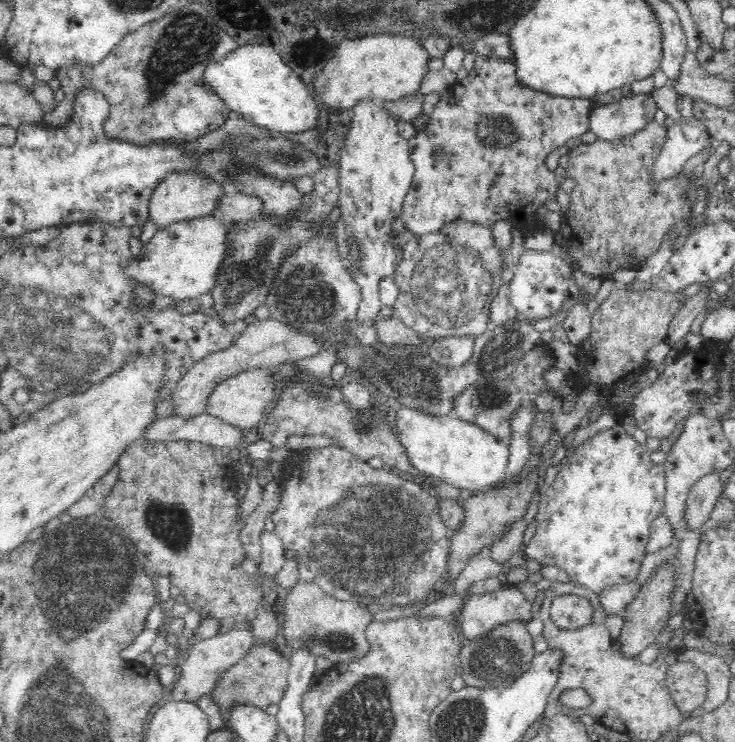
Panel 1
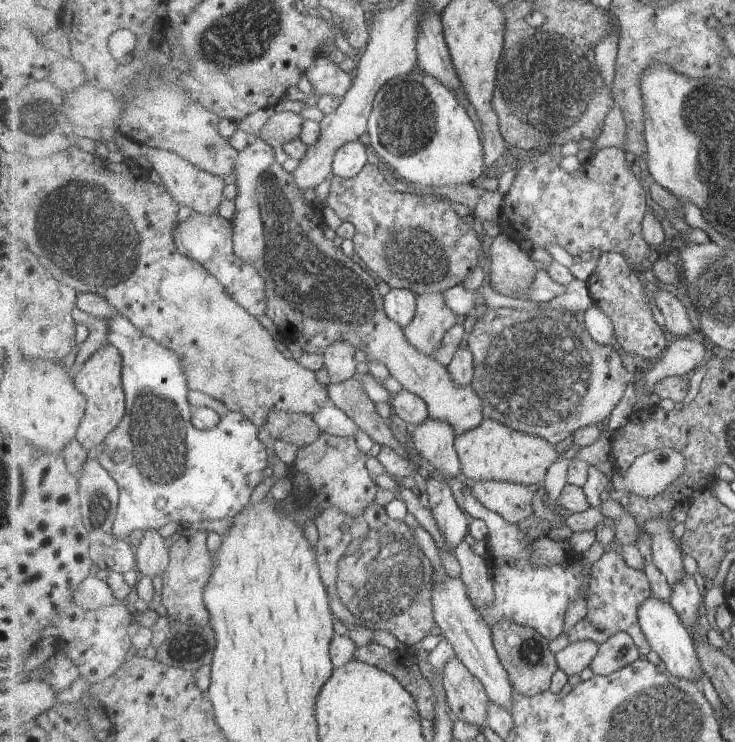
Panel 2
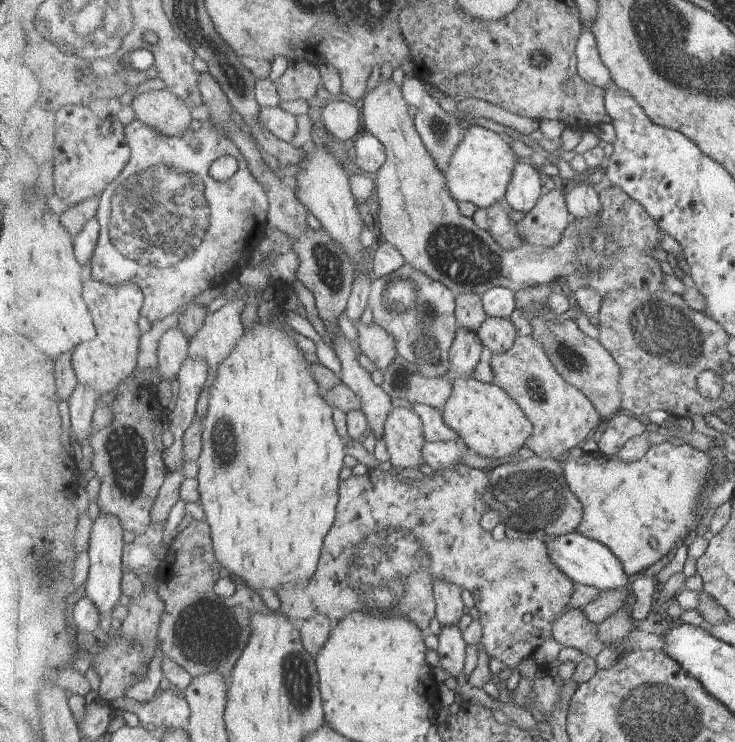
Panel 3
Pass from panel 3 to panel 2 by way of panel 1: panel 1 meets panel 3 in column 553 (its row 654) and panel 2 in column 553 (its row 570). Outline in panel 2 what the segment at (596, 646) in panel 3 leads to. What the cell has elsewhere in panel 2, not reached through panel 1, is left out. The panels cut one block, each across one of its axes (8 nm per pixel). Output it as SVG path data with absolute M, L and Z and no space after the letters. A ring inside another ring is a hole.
M521 626L523 632L515 634L515 636L507 636L507 640L503 644L496 646L501 663L509 672L511 683L514 690L527 696L527 698L535 698L539 694L545 694L551 688L551 678L559 669L556 660L556 654L551 652L549 648L549 640L542 636L537 630Z

